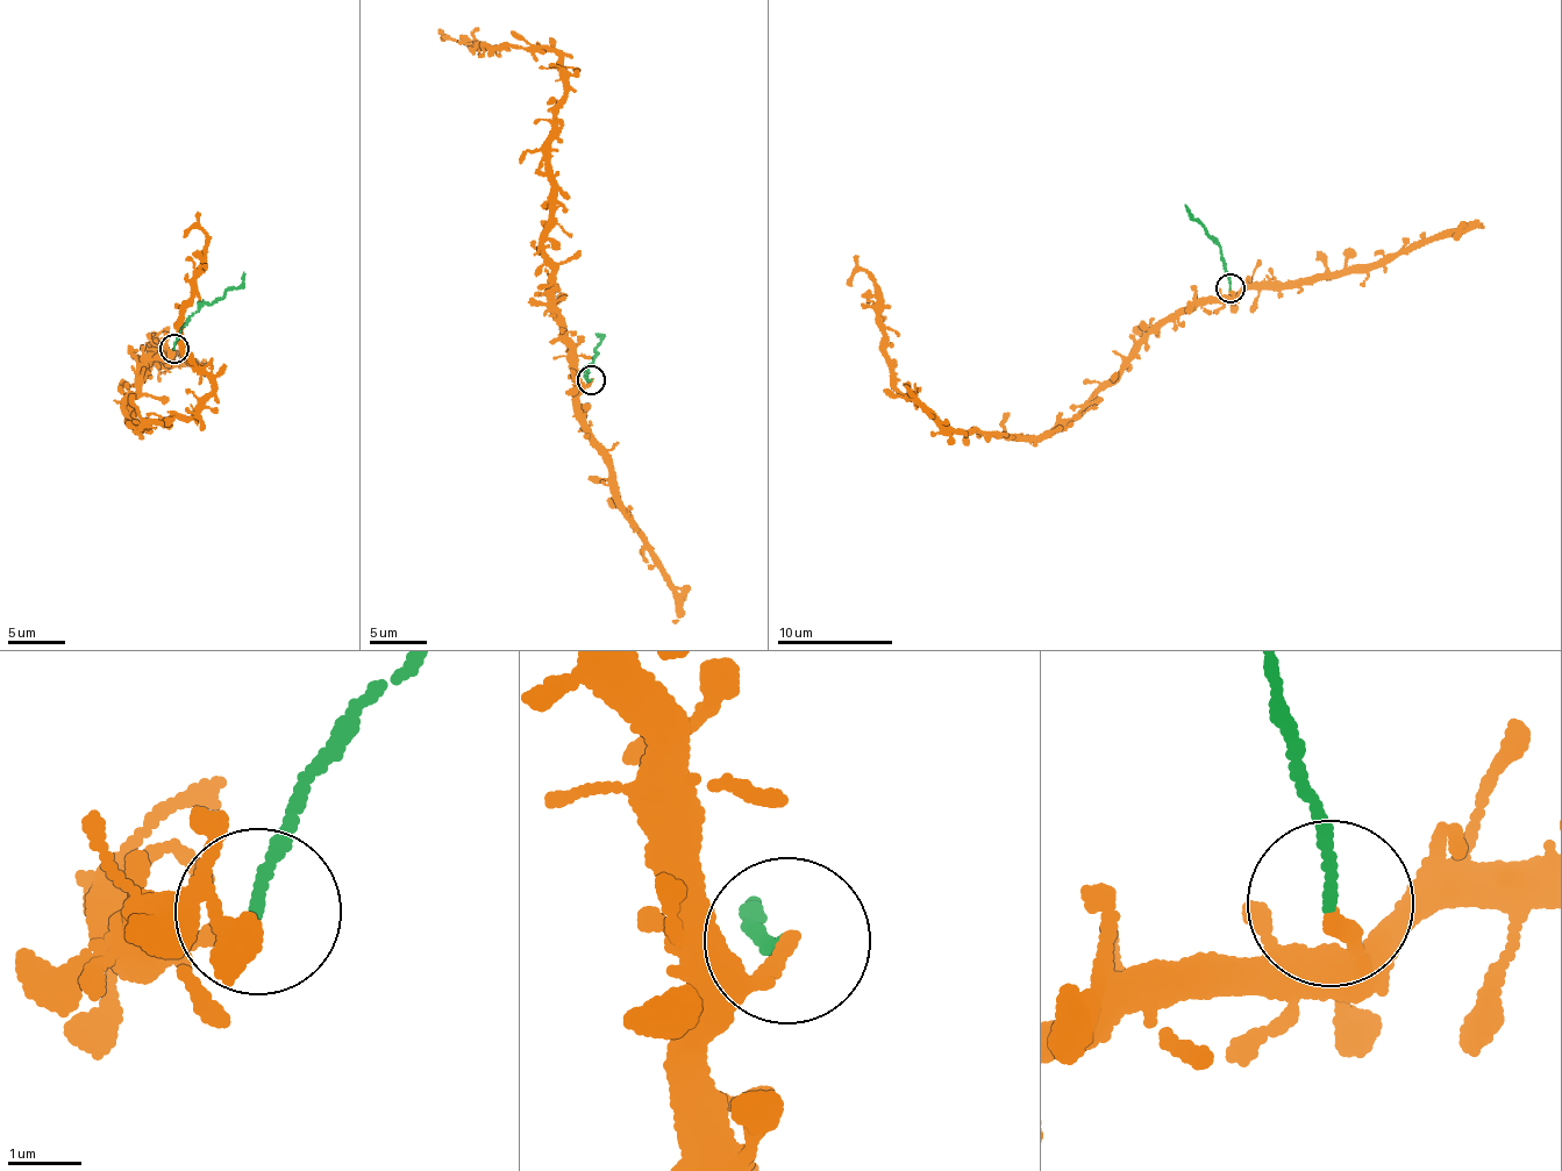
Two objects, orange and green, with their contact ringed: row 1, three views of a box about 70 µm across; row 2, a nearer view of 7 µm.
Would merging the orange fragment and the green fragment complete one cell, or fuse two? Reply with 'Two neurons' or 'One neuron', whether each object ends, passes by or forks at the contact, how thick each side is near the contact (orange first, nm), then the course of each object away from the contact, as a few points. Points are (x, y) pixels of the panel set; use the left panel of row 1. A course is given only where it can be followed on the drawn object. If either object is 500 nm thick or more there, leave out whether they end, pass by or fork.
Two neurons. At the ring orange ends. At the ring green ends. Thickness 200 nm (orange) against 140 nm. Course of orange: (172, 348), (127, 402), (136, 428), (187, 419), (212, 390), (183, 348), (205, 238), (185, 235). Course of green: (173, 348), (183, 325), (204, 305), (240, 287), (243, 271)

